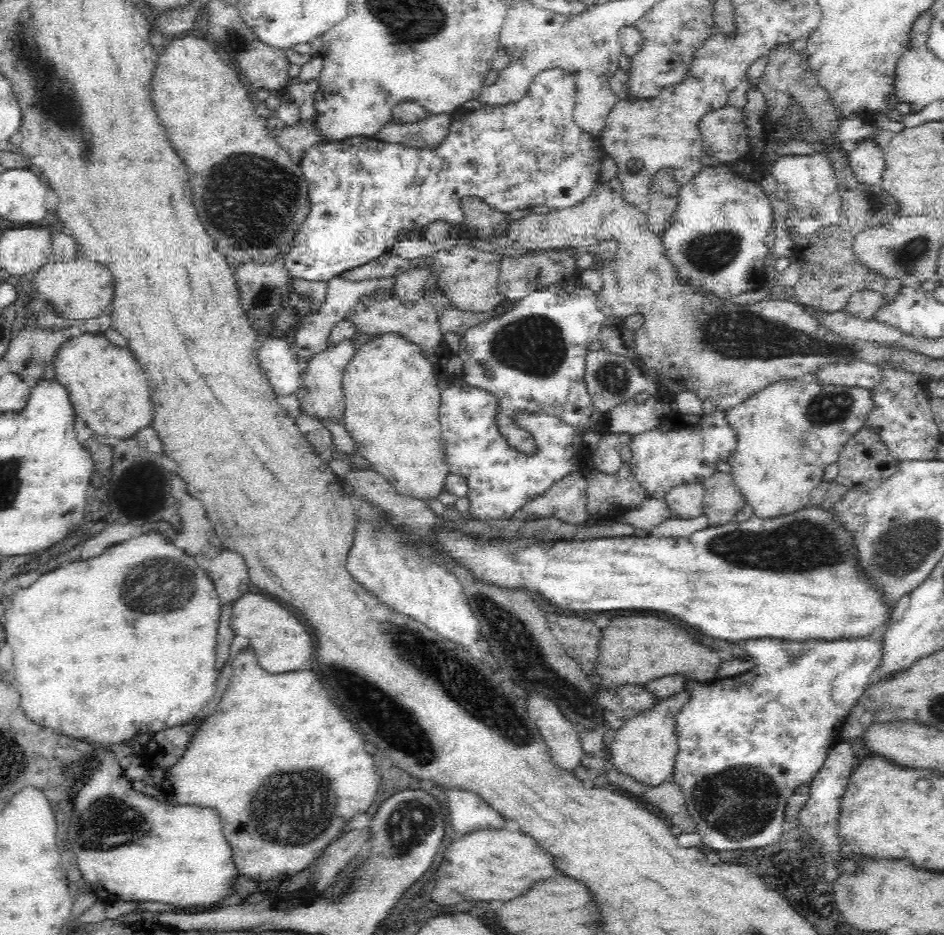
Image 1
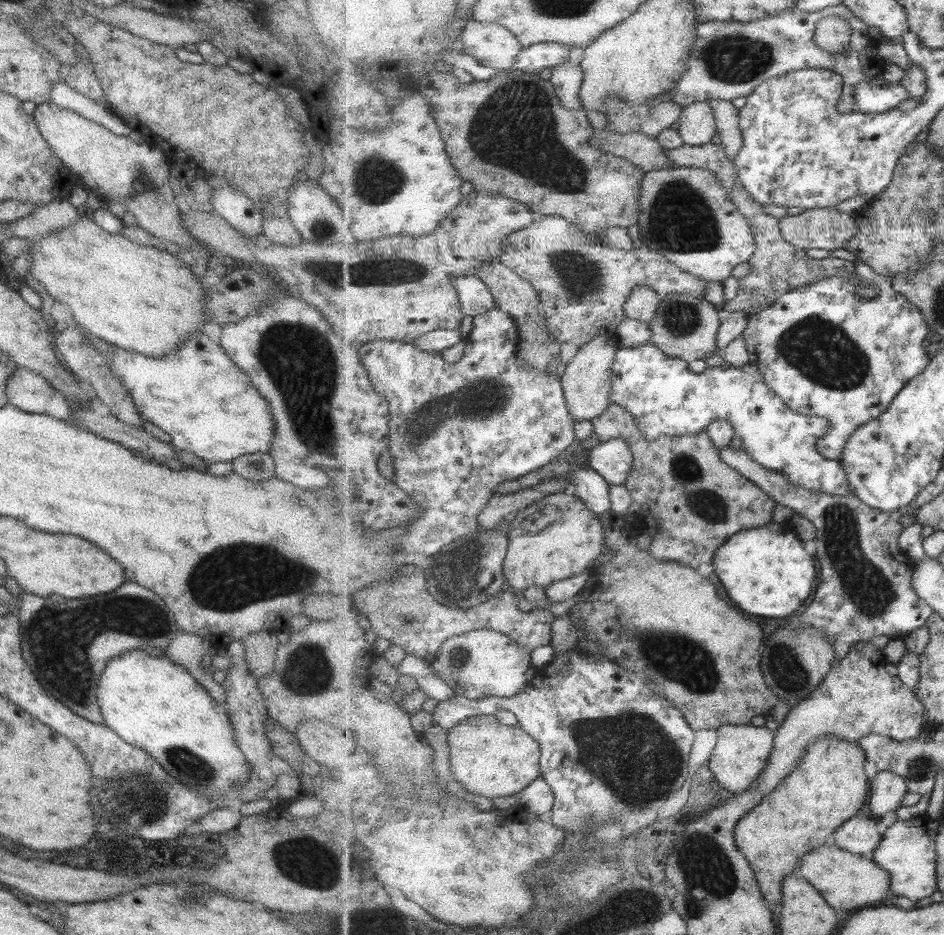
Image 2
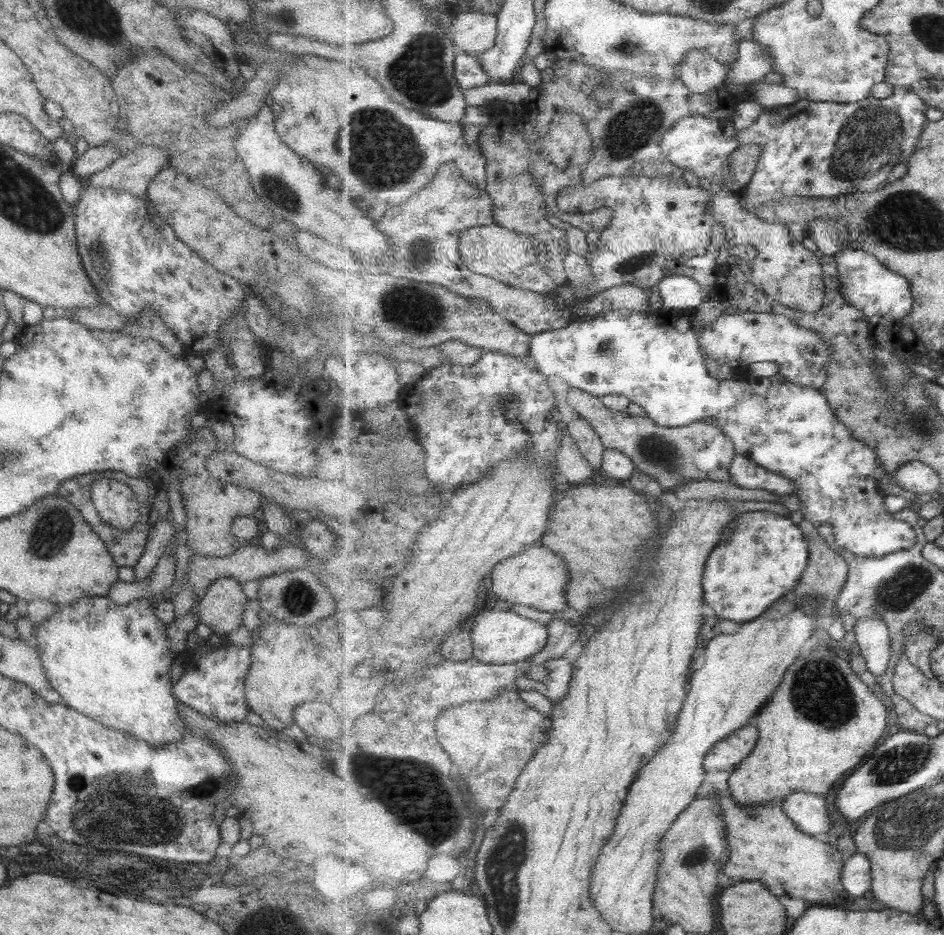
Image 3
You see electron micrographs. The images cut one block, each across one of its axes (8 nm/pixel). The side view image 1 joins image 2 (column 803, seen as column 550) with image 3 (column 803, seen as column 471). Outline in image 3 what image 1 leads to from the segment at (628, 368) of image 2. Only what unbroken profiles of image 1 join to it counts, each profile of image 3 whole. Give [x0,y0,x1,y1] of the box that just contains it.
[529,308,917,558]

